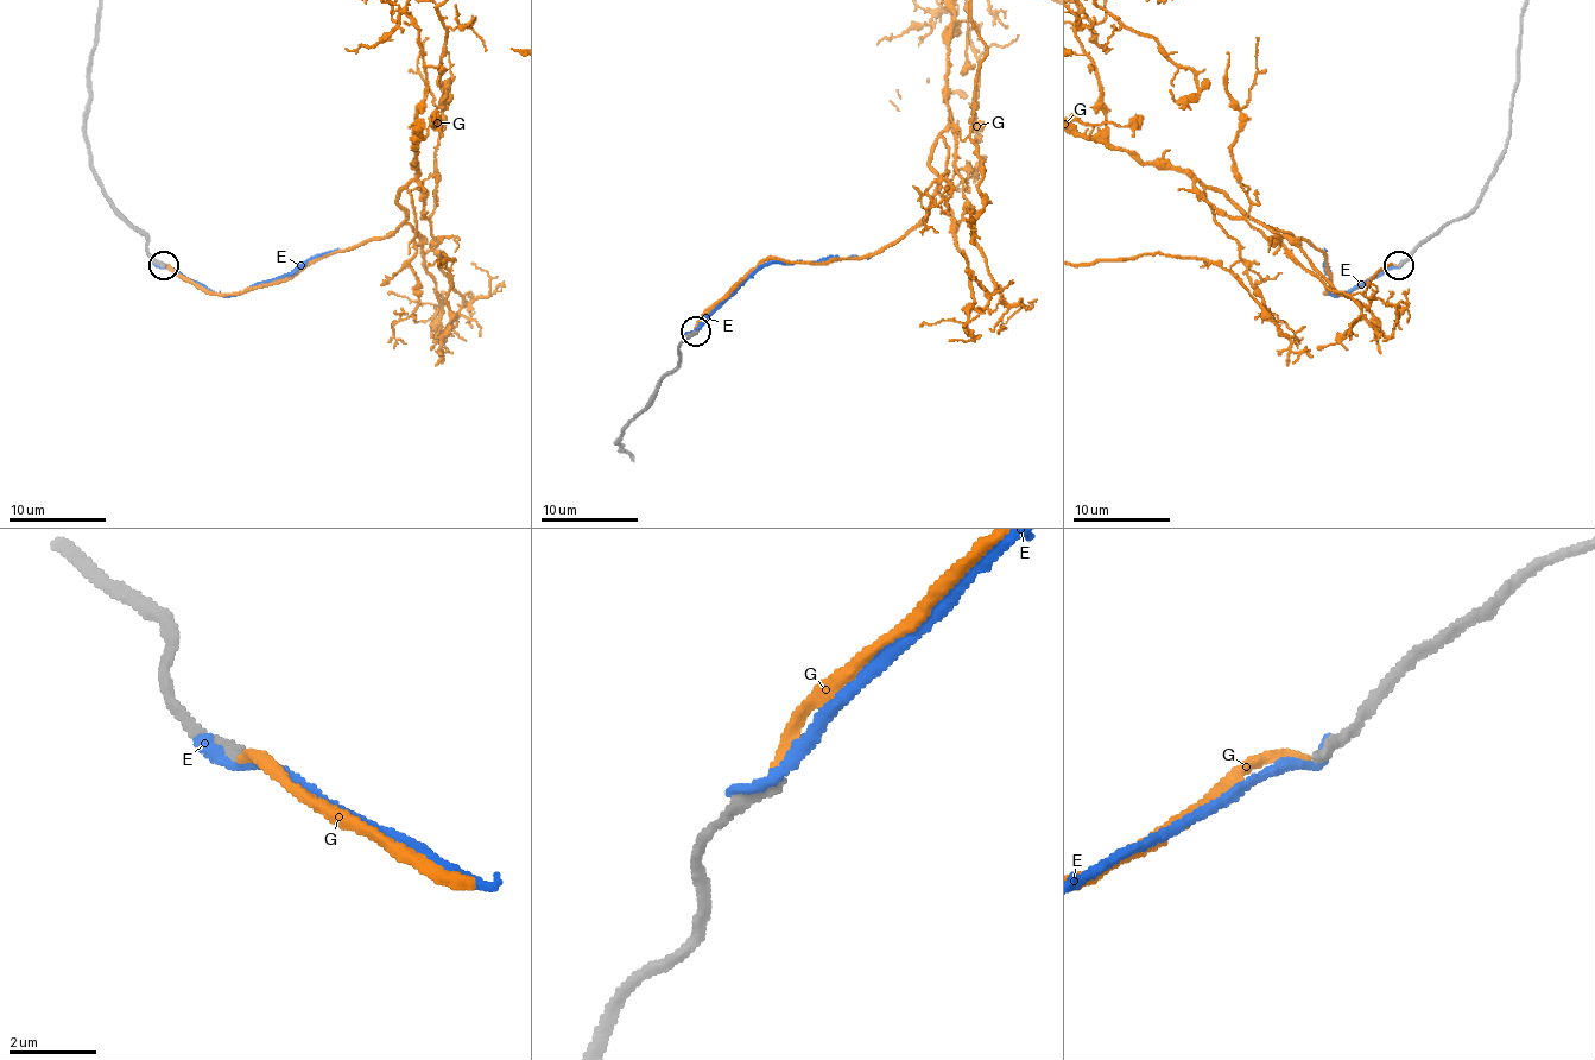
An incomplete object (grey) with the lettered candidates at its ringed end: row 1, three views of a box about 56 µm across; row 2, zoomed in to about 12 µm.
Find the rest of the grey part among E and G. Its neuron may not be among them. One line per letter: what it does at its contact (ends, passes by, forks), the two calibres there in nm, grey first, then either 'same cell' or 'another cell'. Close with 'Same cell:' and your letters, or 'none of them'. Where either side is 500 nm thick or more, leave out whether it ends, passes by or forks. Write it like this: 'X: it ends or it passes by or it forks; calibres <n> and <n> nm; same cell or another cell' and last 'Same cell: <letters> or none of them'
E: it ends; calibres 380 and 280 nm; another cell
G: it ends; calibres 320 and 280 nm; same cell
Same cell: G

